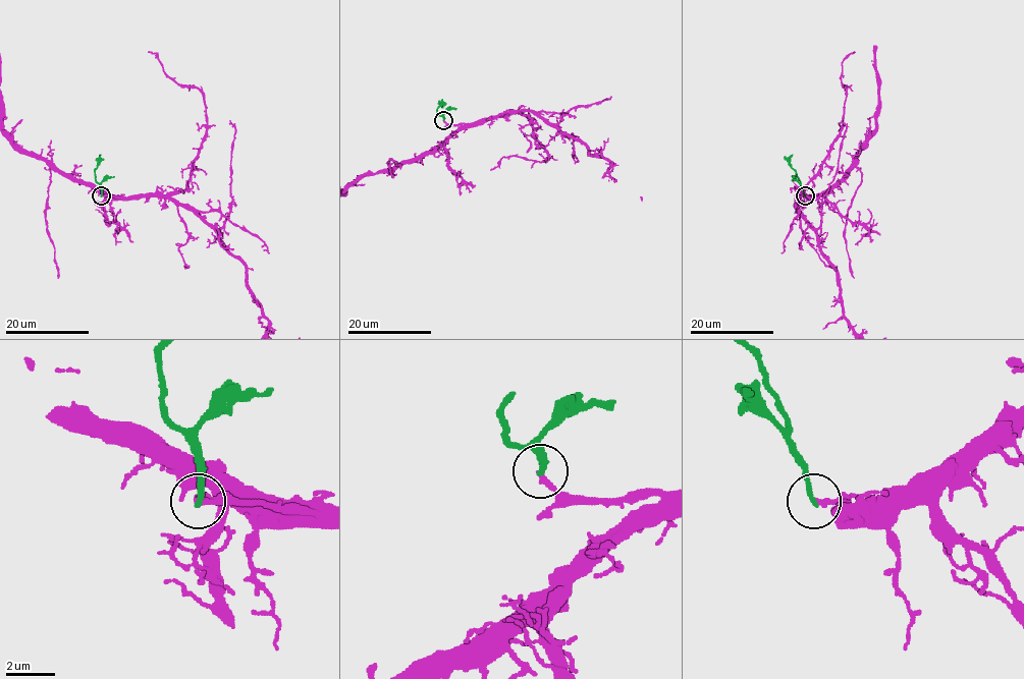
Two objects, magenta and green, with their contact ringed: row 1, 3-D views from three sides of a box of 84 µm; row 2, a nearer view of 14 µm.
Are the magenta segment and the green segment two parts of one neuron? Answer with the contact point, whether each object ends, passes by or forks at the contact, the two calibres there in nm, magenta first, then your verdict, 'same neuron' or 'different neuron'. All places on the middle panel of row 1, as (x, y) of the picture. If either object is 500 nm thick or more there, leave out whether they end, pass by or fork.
(443, 120) | magenta ends | green ends | 200/240 nm | different neuron

